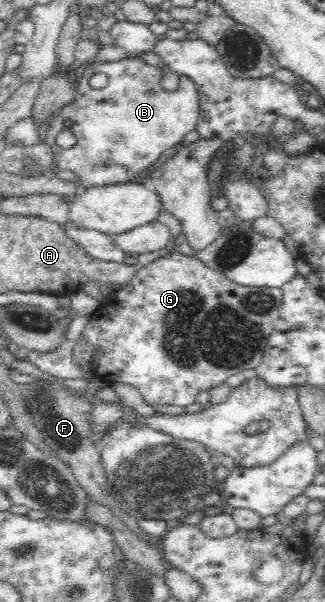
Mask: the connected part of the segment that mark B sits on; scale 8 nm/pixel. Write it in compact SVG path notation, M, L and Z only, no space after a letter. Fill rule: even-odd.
M130 56L110 63L106 61L106 63L91 65L78 81L74 101L61 107L59 113L48 122L44 143L53 150L56 169L69 169L74 172L81 182L81 188L134 181L138 174L148 171L149 167L162 157L164 151L180 143L188 132L196 130L200 108L199 90L195 81L179 75L180 82L176 91L165 91L160 84L164 73L168 73L167 68L152 67L142 59ZM98 72L104 73L108 82L105 87L94 89L88 84L88 79ZM64 121L70 121L70 131L77 139L70 149L63 149L56 144L56 136L64 129Z

